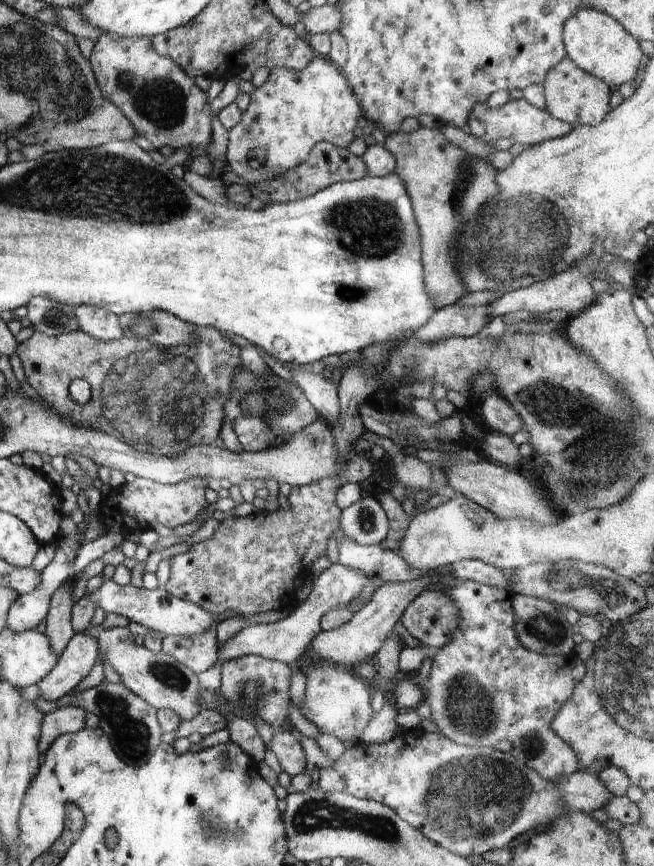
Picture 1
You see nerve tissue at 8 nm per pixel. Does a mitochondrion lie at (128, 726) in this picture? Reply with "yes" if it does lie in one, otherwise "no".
yes

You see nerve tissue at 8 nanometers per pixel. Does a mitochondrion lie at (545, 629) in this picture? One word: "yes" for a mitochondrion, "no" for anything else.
yes

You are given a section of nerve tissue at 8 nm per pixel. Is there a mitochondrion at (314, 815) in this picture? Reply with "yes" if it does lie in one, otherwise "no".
yes

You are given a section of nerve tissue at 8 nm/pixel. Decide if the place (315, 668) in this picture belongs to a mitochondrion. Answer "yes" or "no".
no

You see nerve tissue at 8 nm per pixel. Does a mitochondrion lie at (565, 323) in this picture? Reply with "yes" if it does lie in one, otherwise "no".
no

